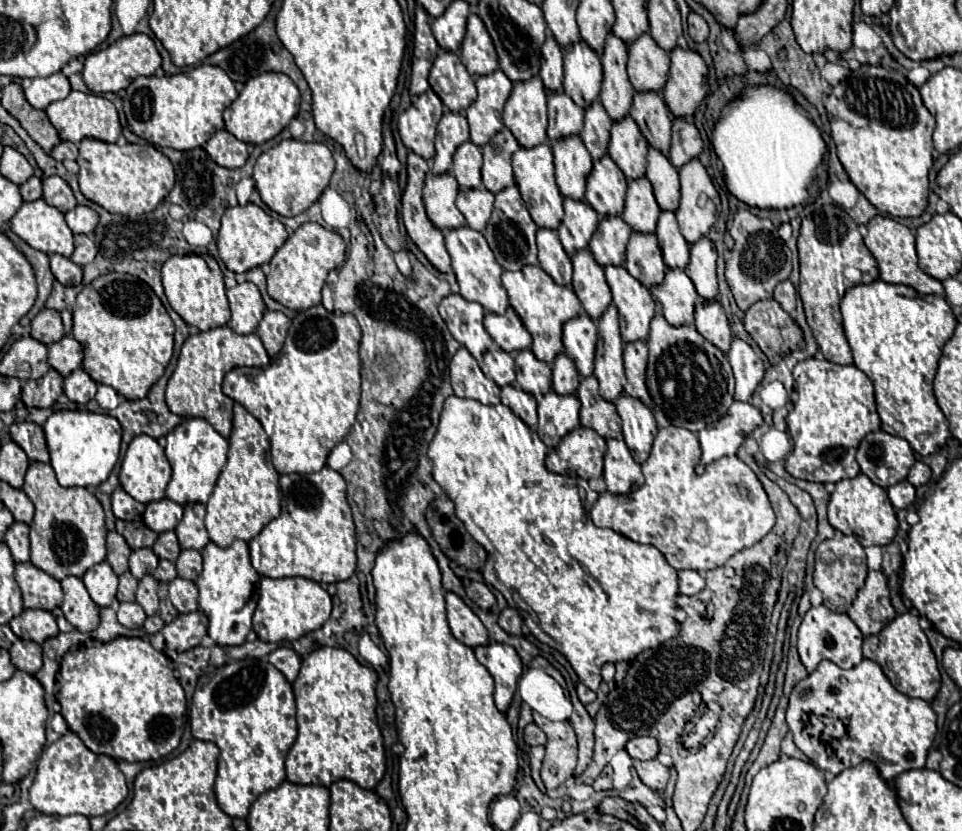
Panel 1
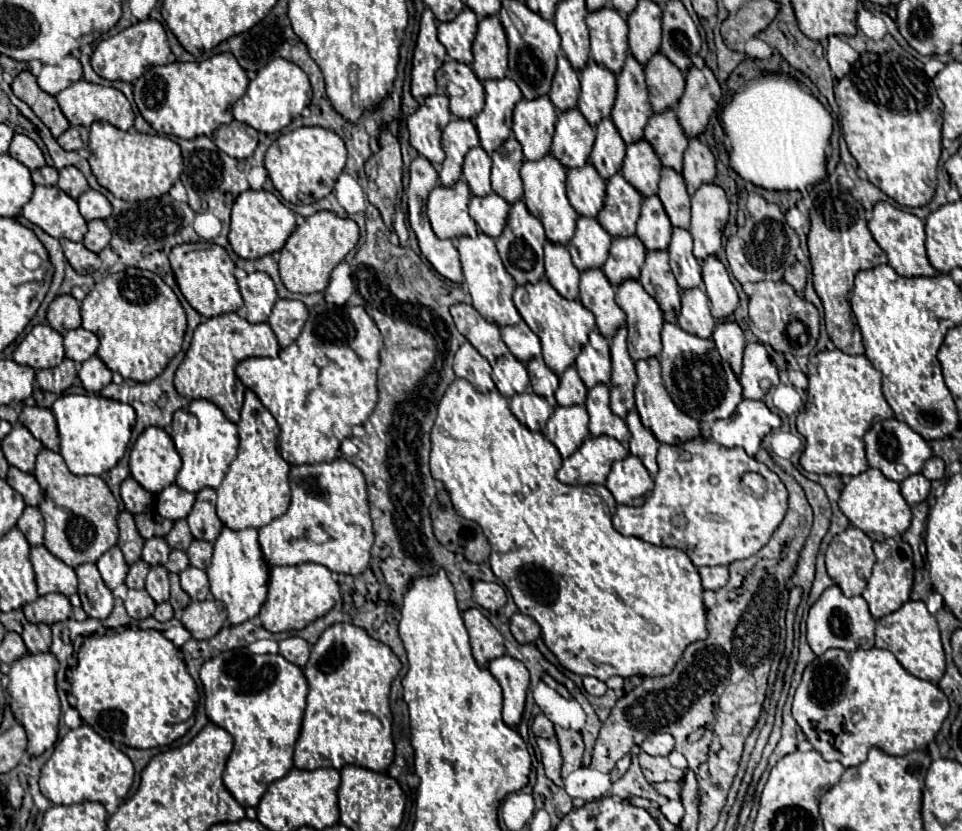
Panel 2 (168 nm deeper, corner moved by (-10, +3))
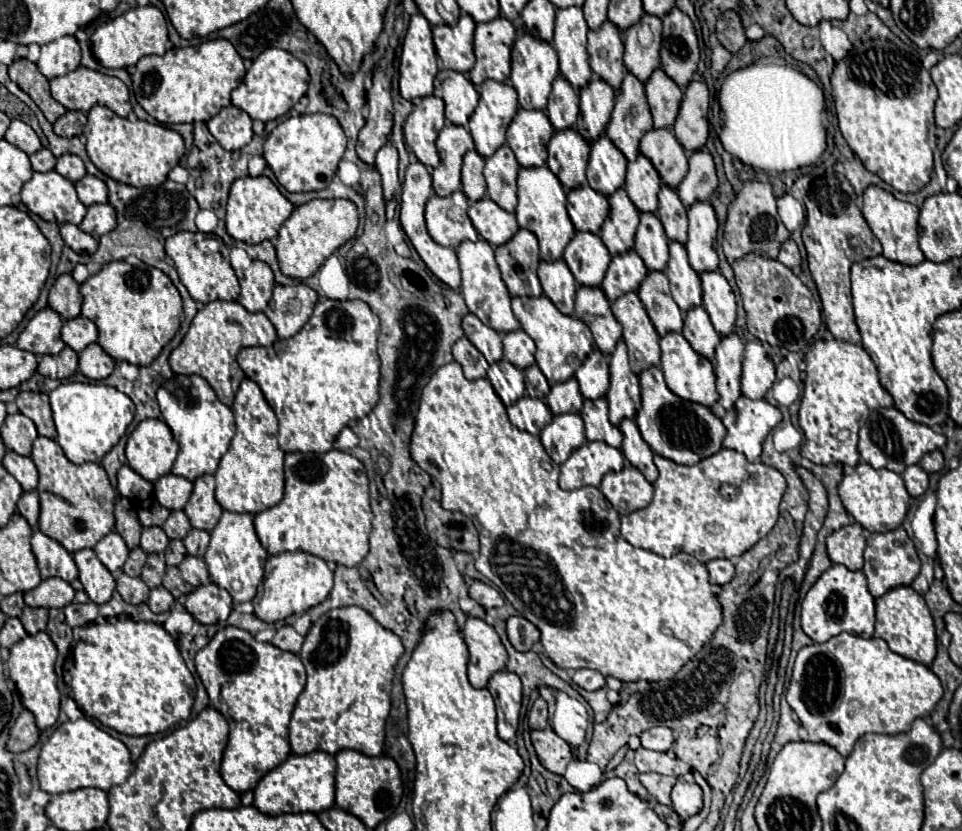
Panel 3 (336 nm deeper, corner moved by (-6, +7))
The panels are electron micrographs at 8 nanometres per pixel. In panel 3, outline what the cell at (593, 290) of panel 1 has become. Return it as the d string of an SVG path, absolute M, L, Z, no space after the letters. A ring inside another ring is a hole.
M578 288L576 318L590 328L600 352L612 354L612 348L616 348L616 340L622 338L622 326L614 318L610 302L600 288Z

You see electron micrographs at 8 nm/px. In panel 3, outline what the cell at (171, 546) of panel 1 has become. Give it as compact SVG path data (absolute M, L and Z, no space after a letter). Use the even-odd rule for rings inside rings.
M174 510L172 514L170 514L170 518L164 522L164 532L168 534L168 538L170 540L174 540L174 538L178 538L178 540L182 540L188 532L190 532L190 520L188 520L188 516L182 512L182 510Z

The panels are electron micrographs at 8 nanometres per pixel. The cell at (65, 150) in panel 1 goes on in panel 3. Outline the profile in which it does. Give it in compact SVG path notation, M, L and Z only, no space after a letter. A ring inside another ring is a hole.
M68 110L64 116L60 116L60 120L54 122L54 132L58 136L64 138L72 138L78 136L86 126L86 114L78 112L78 110Z

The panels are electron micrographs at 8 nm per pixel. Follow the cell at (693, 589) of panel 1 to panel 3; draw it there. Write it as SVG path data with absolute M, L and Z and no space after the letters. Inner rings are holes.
M710 560L706 564L706 568L710 572L710 582L712 584L720 584L720 586L728 584L736 574L734 564L730 560Z

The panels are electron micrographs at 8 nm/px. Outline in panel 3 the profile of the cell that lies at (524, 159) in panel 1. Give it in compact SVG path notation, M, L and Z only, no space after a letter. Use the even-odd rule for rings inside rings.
M520 168L518 172L518 206L516 220L520 228L526 228L536 234L540 242L540 258L544 262L554 262L562 258L564 248L576 234L570 216L566 212L566 192L558 178L546 168Z

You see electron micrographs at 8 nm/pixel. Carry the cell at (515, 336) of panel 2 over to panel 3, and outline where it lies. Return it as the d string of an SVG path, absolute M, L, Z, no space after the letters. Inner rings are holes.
M514 330L502 336L504 342L504 356L520 370L526 370L534 364L534 340L524 330Z

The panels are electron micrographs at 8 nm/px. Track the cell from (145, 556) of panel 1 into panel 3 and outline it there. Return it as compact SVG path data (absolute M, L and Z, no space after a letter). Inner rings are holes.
M152 526L152 528L144 528L142 530L142 538L140 538L140 548L148 554L152 552L164 552L164 548L168 546L170 538L166 536L166 532L160 526Z

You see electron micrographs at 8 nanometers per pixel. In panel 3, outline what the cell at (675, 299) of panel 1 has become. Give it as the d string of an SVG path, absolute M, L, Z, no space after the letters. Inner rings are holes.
M692 308L686 312L682 334L700 356L714 362L714 350L720 342L720 334L714 330L710 316L704 308Z

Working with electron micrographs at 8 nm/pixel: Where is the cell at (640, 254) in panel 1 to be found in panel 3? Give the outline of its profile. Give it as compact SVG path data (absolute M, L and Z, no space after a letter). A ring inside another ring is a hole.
M650 272L642 282L638 296L660 336L668 332L682 332L682 312L678 304L672 300L668 278L664 276L664 272Z

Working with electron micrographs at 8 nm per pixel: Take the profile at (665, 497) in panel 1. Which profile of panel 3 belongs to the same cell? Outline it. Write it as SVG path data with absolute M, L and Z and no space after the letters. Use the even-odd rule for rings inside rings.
M722 448L694 466L680 466L654 456L660 472L650 506L622 516L622 536L636 548L670 558L684 550L698 562L734 558L764 538L778 520L778 506L786 490L784 476L762 462L748 462L744 454Z

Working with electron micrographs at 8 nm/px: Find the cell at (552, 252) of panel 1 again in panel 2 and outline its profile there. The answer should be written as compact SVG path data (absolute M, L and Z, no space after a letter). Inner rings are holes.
M556 242L544 244L544 256L546 256L546 278L548 282L570 300L578 298L578 282L580 282L580 270L572 264L570 252L566 246Z

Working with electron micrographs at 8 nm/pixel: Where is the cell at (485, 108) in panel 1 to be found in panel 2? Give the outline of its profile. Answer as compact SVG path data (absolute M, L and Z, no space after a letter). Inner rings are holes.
M512 78L486 80L486 104L474 124L480 136L480 146L492 154L512 132L512 110L522 98L520 88Z

